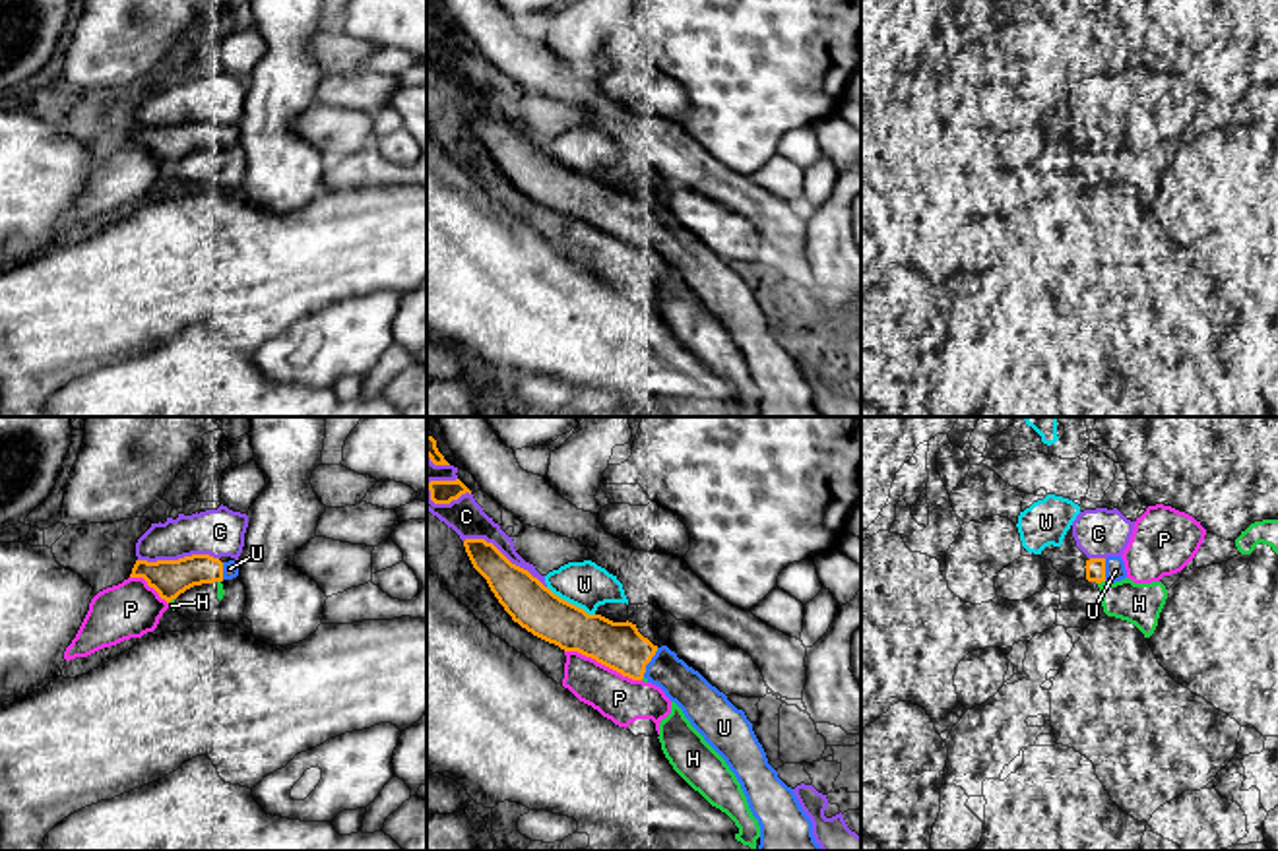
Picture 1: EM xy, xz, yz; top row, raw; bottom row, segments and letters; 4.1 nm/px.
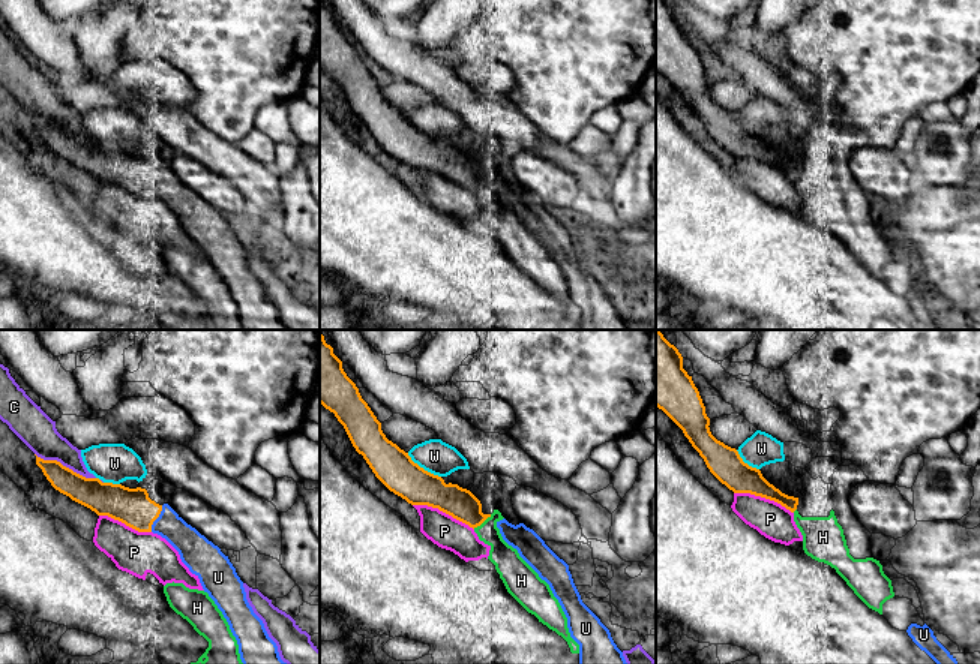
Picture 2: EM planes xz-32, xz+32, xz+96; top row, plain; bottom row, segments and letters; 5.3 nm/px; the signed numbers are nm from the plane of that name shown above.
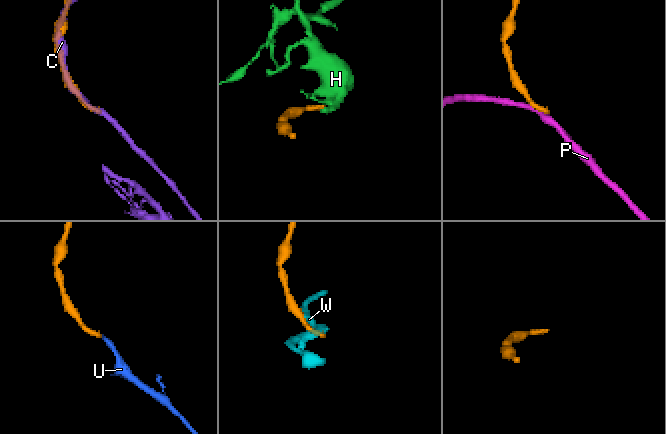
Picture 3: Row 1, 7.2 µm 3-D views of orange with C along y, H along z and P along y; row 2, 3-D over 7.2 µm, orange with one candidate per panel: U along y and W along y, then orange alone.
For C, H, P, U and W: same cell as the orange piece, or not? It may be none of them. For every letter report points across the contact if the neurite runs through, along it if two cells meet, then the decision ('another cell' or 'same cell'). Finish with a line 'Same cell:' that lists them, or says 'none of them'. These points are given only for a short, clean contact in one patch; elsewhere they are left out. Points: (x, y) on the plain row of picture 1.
C: another cell
H: another cell
P: another cell
U: same cell
W: border along xz (547, 152), (594, 181); another cell
Same cell: U

